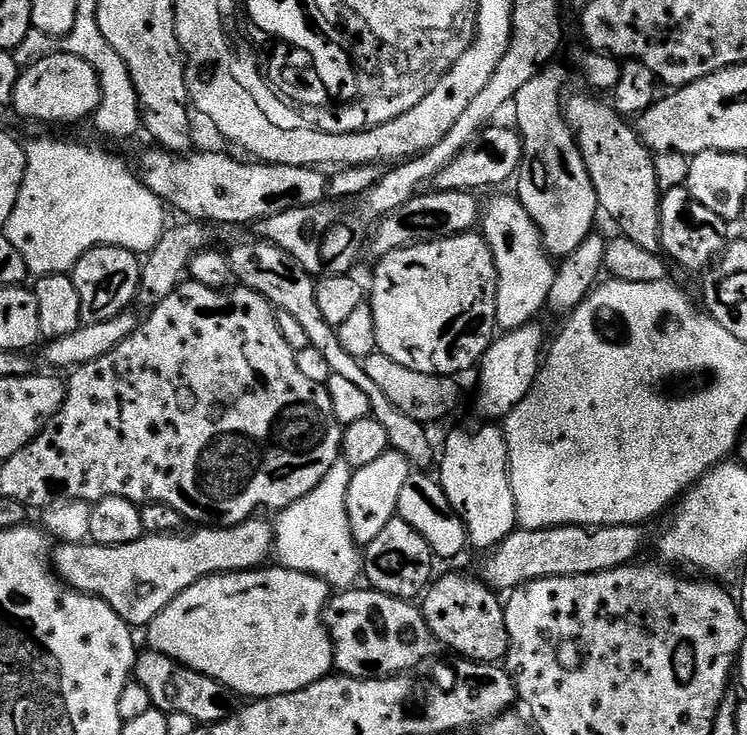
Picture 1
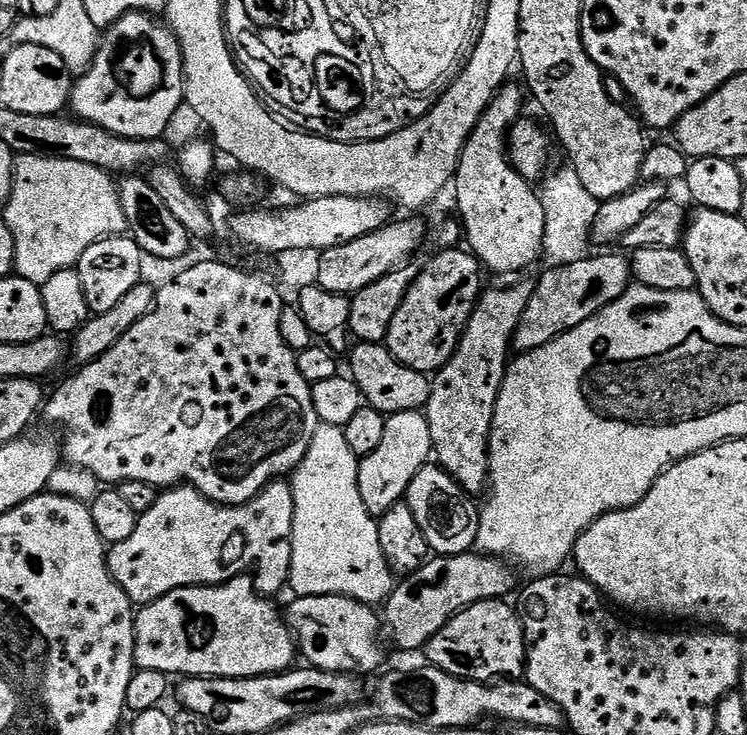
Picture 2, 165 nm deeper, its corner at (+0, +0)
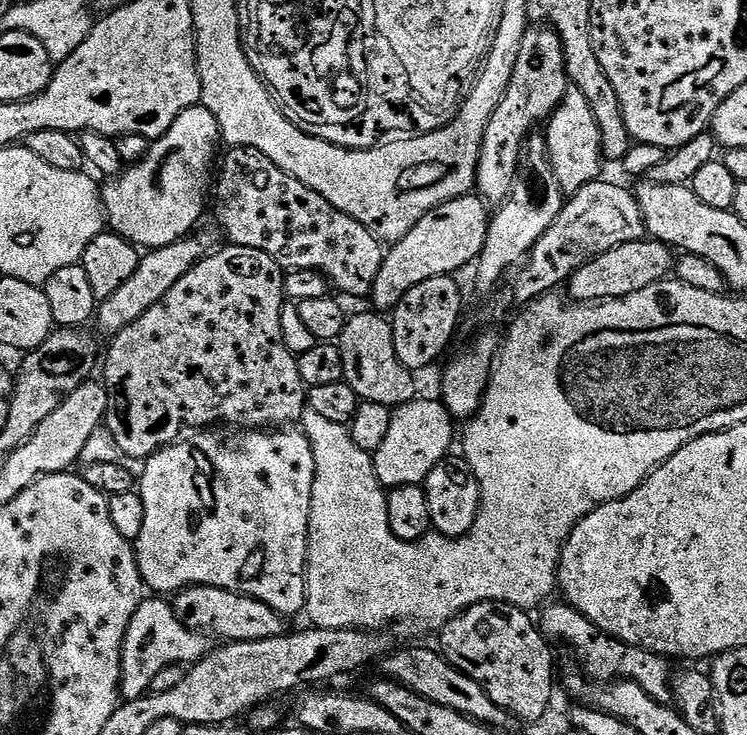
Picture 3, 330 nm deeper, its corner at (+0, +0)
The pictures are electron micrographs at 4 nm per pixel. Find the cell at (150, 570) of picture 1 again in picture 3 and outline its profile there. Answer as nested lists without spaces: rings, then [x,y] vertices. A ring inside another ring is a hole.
[[[240,430],[237,431],[237,436],[220,436],[215,440],[214,437],[208,436],[212,434],[200,434],[196,440],[196,444],[191,444],[187,438],[181,438],[173,443],[167,444],[165,448],[158,449],[153,456],[149,456],[147,460],[143,461],[142,468],[144,473],[139,473],[138,476],[138,491],[142,502],[146,506],[146,518],[142,522],[142,534],[138,534],[138,538],[134,541],[136,549],[136,561],[138,562],[138,570],[140,577],[144,579],[145,585],[149,589],[152,588],[153,593],[156,594],[175,594],[182,588],[191,588],[195,585],[214,586],[215,588],[225,588],[231,592],[241,592],[244,596],[254,598],[258,602],[266,602],[266,606],[270,606],[270,610],[274,610],[278,615],[285,618],[291,618],[305,611],[306,605],[304,599],[306,598],[306,578],[304,575],[308,573],[308,523],[310,522],[310,502],[312,501],[312,491],[314,490],[314,450],[310,450],[310,442],[304,436],[303,431],[300,430]]]

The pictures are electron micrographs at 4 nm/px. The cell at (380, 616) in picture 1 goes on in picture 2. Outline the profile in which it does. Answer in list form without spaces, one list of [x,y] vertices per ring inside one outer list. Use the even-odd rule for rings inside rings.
[[[296,596],[293,604],[289,606],[288,612],[286,608],[286,623],[288,629],[292,631],[293,637],[298,645],[298,652],[301,657],[304,656],[309,665],[318,670],[326,670],[327,672],[350,672],[353,674],[365,674],[364,672],[376,672],[384,664],[384,640],[380,637],[380,628],[382,632],[382,620],[378,615],[375,607],[363,604],[357,600],[351,600],[345,596]]]

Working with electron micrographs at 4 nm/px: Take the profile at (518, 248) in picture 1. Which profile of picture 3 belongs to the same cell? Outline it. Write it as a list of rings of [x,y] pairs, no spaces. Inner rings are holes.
[[[530,26],[522,38],[522,50],[518,50],[518,62],[514,66],[514,75],[506,86],[506,94],[502,102],[498,102],[498,110],[494,110],[494,118],[490,118],[490,126],[486,126],[486,134],[482,138],[482,150],[478,158],[475,191],[489,205],[499,206],[512,195],[512,187],[517,182],[521,169],[520,158],[526,147],[526,141],[533,135],[536,123],[547,121],[561,104],[570,87],[568,71],[564,65],[564,47],[553,28],[547,26]]]

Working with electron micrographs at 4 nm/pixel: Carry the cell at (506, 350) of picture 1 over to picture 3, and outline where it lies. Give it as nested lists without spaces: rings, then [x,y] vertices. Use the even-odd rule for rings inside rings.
[[[645,238],[638,242],[623,244],[606,254],[596,256],[593,260],[586,261],[567,281],[566,289],[568,288],[569,292],[567,295],[576,302],[617,300],[638,290],[646,290],[646,286],[665,279],[673,268],[673,249],[661,240]]]

